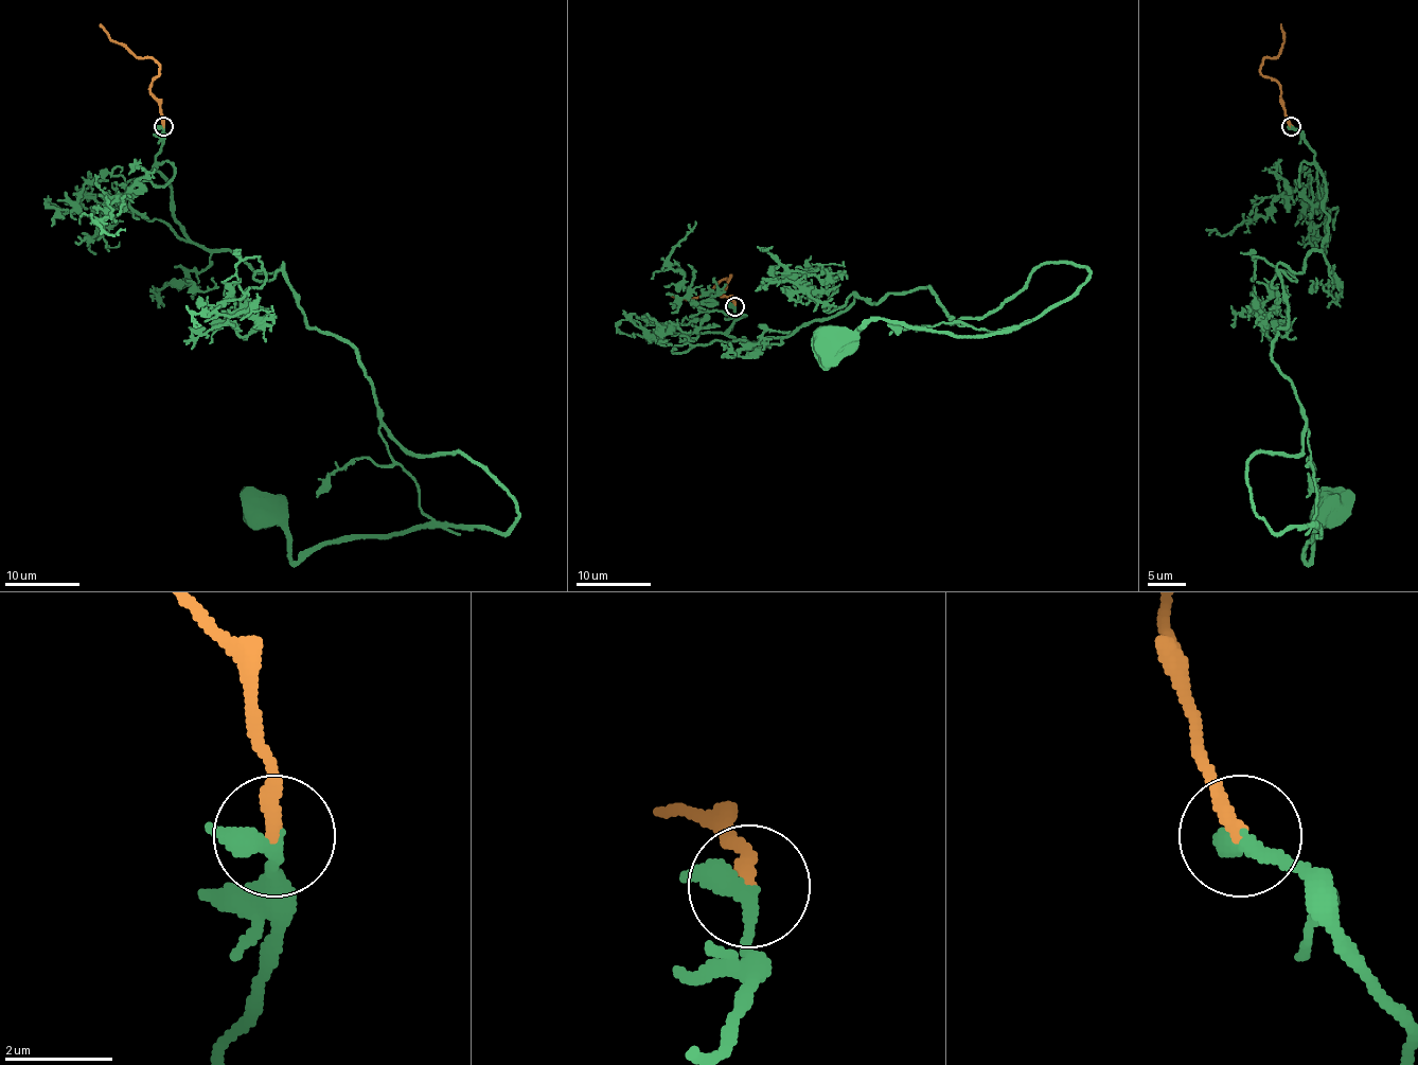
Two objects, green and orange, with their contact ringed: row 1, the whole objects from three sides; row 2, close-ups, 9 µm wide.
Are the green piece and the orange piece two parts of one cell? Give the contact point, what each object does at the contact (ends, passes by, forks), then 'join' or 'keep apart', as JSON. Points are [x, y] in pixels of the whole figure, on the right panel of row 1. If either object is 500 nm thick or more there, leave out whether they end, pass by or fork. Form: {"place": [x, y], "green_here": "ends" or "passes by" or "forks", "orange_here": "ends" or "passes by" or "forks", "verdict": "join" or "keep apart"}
{"place": [1291, 126], "green_here": "passes by", "orange_here": "ends", "verdict": "join"}

